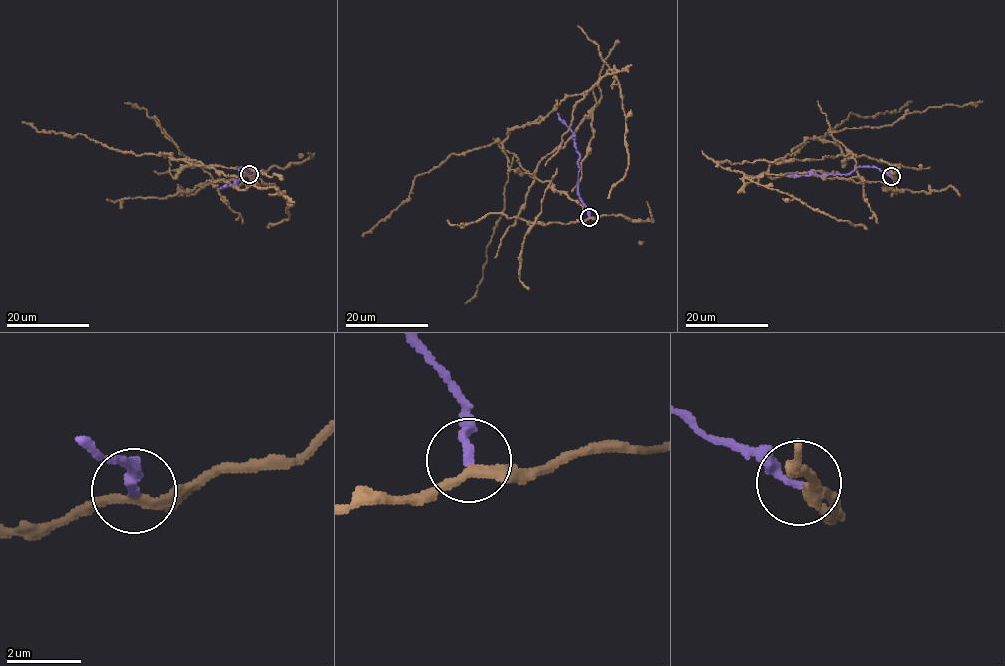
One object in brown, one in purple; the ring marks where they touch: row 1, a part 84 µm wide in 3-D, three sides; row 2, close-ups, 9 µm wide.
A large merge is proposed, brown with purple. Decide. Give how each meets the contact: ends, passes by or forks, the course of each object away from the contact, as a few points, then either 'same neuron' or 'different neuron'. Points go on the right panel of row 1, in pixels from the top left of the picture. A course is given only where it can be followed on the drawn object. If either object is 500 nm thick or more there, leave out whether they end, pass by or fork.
brown passes by | purple ends | brown via (891, 176), (893, 191), (864, 181), (817, 138), (744, 176), (867, 229) | purple via (891, 176), (877, 167), (857, 167), (844, 174), (820, 176), (813, 173), (786, 176) | different neuron

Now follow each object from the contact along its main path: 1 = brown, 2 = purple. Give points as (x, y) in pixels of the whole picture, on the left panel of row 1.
1: (249, 174), (194, 194), (210, 175), (185, 167), (175, 177), (165, 153), (282, 194), (288, 219), (267, 227)
2: (249, 174), (243, 167), (239, 168), (241, 180), (220, 189)

